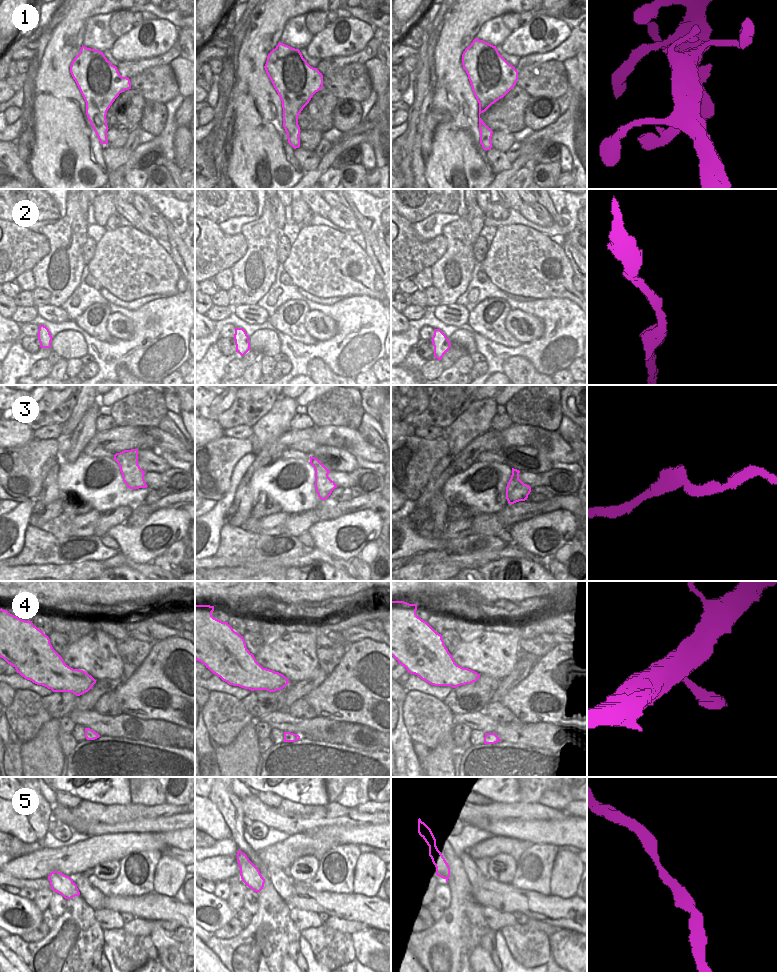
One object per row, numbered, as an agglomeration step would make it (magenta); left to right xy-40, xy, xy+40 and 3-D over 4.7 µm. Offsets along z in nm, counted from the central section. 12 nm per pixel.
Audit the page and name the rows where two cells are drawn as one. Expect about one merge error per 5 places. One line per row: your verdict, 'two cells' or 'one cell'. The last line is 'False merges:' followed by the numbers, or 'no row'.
1: one cell
2: one cell
3: one cell
4: one cell
5: one cell
False merges: no row

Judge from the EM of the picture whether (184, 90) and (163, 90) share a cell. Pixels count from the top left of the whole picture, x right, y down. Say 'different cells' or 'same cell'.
different cells

